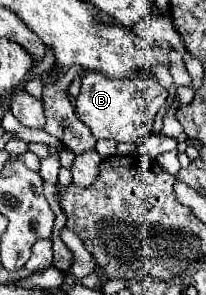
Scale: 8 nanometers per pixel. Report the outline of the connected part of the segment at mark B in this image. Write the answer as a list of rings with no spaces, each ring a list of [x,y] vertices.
[[[87,71],[81,93],[75,99],[77,117],[91,129],[97,139],[115,139],[117,143],[135,143],[153,129],[153,119],[169,93],[159,85],[153,71],[141,71],[131,79],[111,79],[103,73]]]

